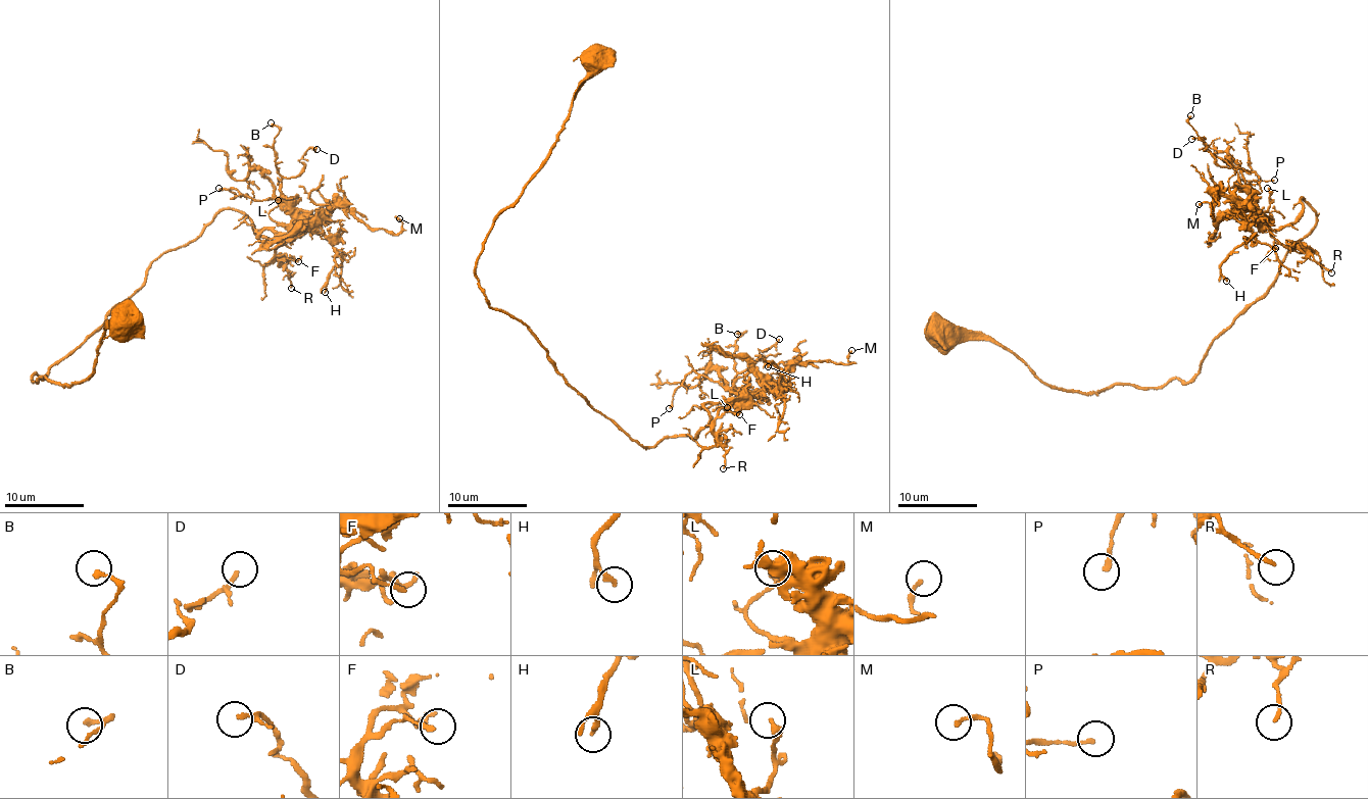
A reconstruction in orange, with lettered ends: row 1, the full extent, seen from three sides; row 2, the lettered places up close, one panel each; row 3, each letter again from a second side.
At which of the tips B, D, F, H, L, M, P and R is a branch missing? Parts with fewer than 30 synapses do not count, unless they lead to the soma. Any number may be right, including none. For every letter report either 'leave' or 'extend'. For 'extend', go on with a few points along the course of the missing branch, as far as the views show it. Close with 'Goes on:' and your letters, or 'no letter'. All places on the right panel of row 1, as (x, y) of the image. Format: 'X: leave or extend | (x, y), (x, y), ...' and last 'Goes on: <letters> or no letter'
B: leave
D: leave
F: leave
H: leave
L: leave
M: leave
P: leave
R: leave
Goes on: no letter

